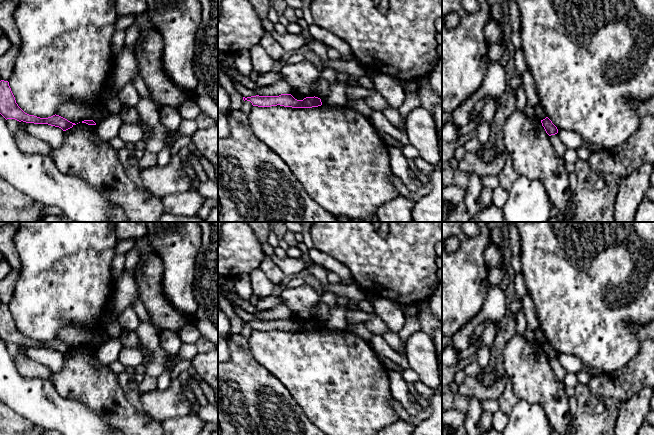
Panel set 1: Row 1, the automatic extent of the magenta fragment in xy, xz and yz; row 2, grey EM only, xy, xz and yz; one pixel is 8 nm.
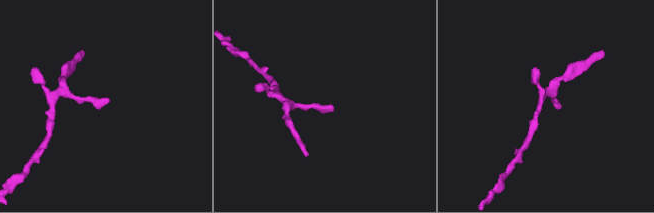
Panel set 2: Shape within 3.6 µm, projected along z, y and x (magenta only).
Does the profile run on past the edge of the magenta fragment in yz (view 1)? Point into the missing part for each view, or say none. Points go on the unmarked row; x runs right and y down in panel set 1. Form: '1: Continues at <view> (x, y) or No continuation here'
1: No continuation here

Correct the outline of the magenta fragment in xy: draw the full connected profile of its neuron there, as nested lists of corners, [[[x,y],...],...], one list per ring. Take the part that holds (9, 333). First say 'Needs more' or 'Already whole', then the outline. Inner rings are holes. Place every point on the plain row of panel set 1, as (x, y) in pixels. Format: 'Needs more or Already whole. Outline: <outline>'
Already whole. Outline: [[[4,304],[0,305],[0,338],[6,344],[15,343],[19,346],[23,345],[34,348],[48,348],[59,351],[63,355],[66,355],[76,349],[75,347],[72,347],[56,338],[48,342],[40,342],[25,337],[16,327],[15,321],[9,310],[9,306]]]

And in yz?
Already whole. Outline: [[[546,341],[545,343],[541,344],[542,350],[544,351],[546,357],[551,360],[558,357],[557,351],[552,347],[552,345]]]

